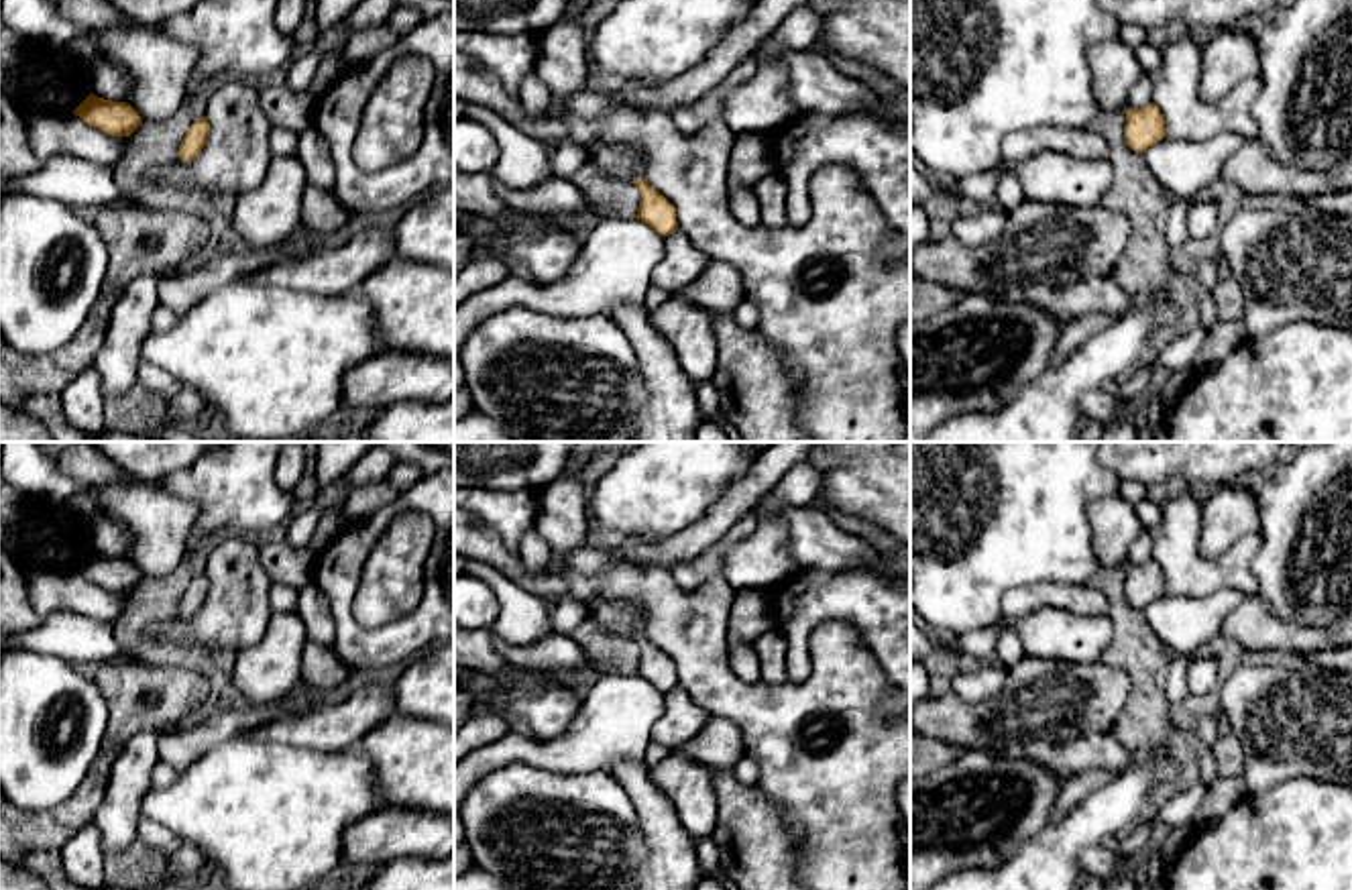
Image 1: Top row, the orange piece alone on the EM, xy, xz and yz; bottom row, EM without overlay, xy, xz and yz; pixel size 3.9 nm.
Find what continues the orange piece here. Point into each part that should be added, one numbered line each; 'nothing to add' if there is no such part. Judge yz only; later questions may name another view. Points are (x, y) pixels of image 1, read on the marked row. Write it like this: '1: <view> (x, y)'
1: yz (1082, 143)

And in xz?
1: xz (615, 159)

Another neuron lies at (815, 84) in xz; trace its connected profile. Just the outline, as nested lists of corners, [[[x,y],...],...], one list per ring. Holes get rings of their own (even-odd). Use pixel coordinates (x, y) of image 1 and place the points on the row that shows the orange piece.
[[[821,49],[784,51],[780,63],[800,114],[843,116],[882,106],[882,98],[865,81],[843,75]]]

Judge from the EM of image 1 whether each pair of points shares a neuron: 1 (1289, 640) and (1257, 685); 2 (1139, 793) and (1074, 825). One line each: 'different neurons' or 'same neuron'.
1: different neurons
2: same neuron

